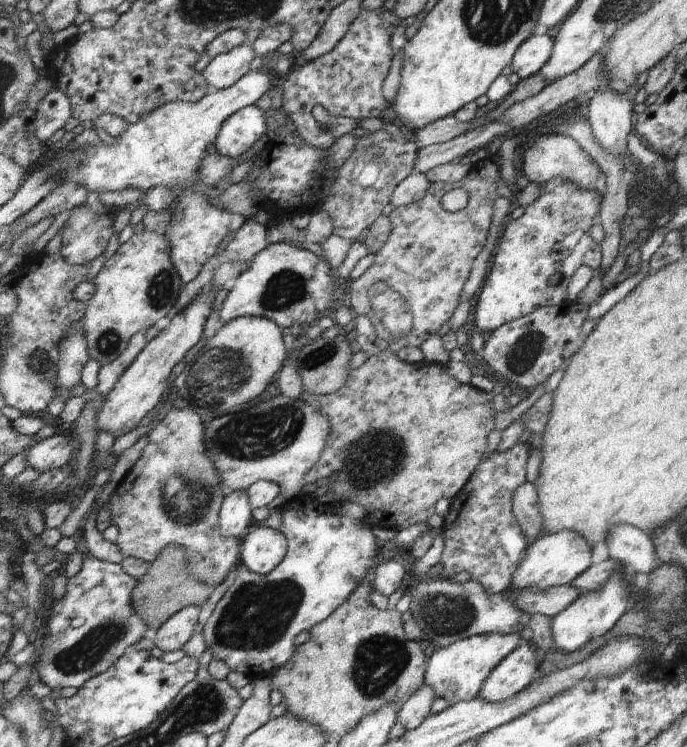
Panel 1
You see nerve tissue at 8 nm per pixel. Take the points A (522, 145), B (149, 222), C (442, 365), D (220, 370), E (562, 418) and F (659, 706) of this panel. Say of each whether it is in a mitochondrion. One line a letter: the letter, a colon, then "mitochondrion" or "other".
A: other
B: other
C: other
D: mitochondrion
E: other
F: other

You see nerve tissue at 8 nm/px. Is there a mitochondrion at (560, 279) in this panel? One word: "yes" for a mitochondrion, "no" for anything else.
no

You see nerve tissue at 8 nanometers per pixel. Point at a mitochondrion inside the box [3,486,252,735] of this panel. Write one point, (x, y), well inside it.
(90, 651)

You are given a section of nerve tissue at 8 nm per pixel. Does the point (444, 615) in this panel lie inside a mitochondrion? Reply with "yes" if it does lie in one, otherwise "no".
yes

